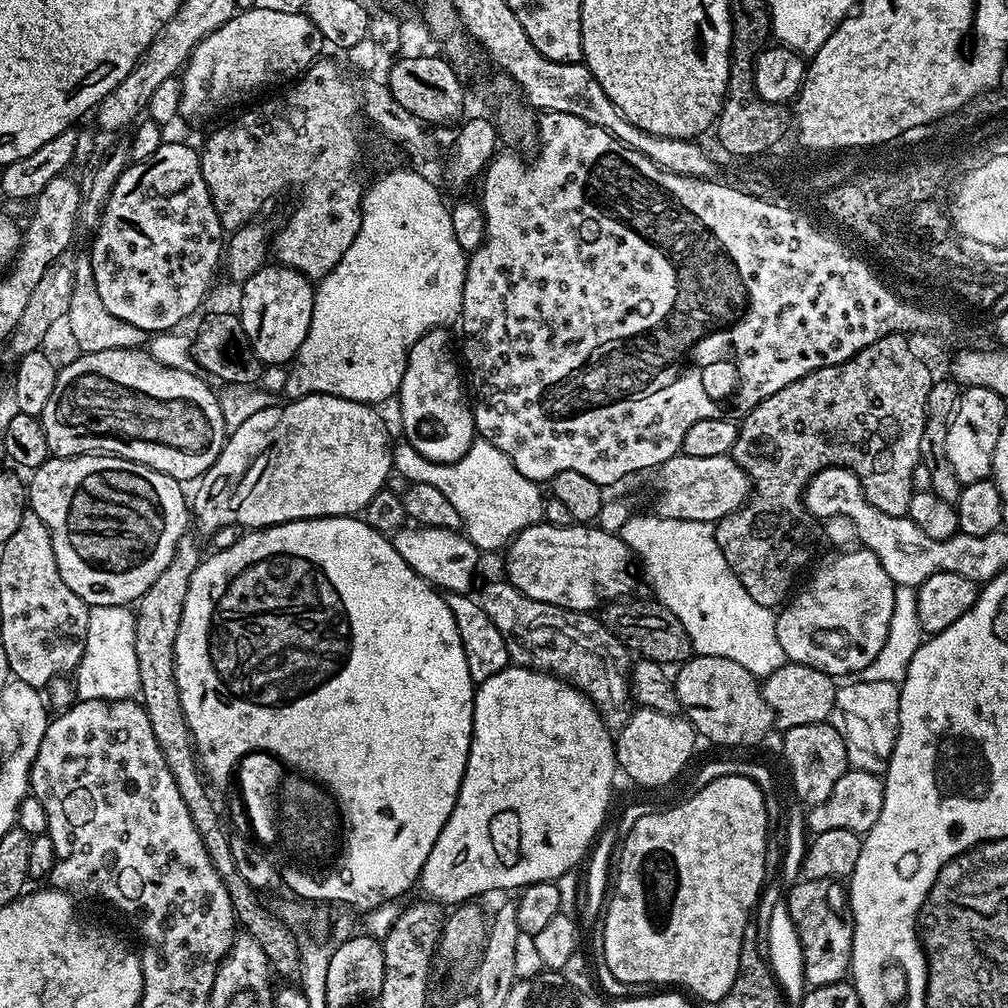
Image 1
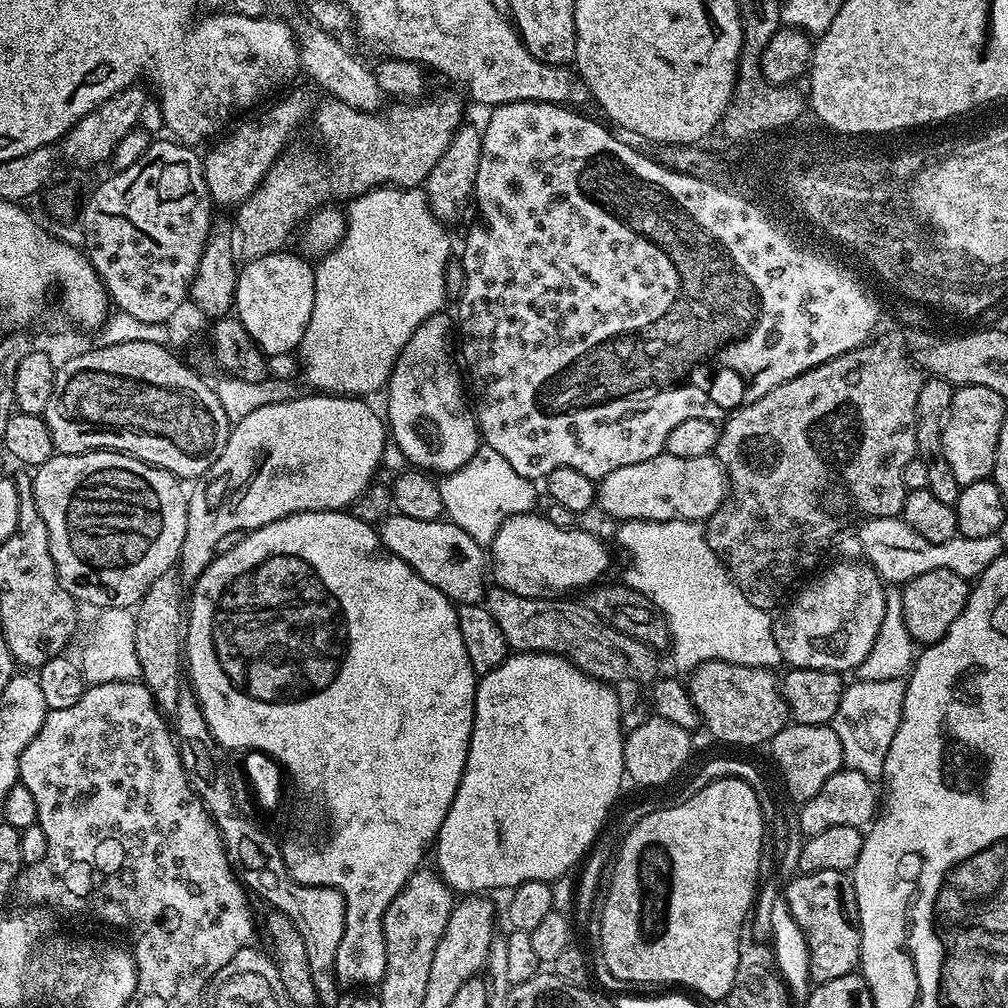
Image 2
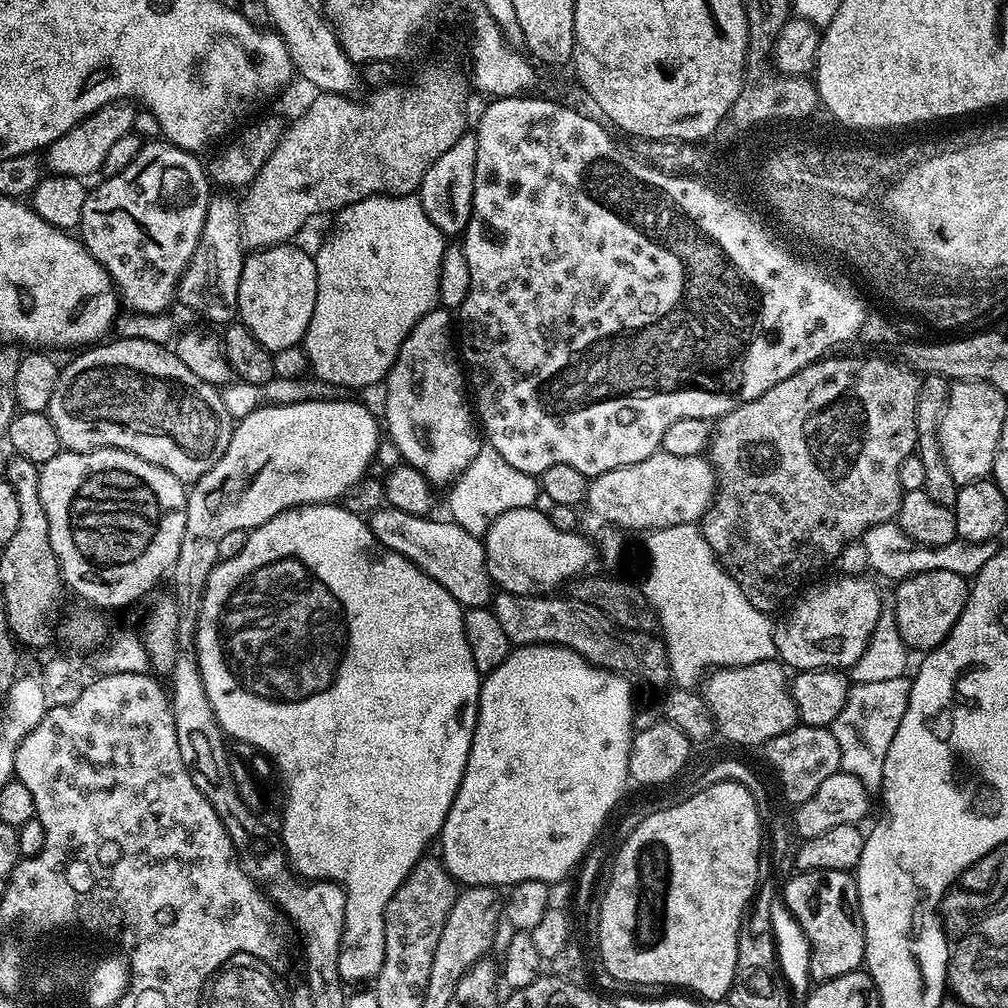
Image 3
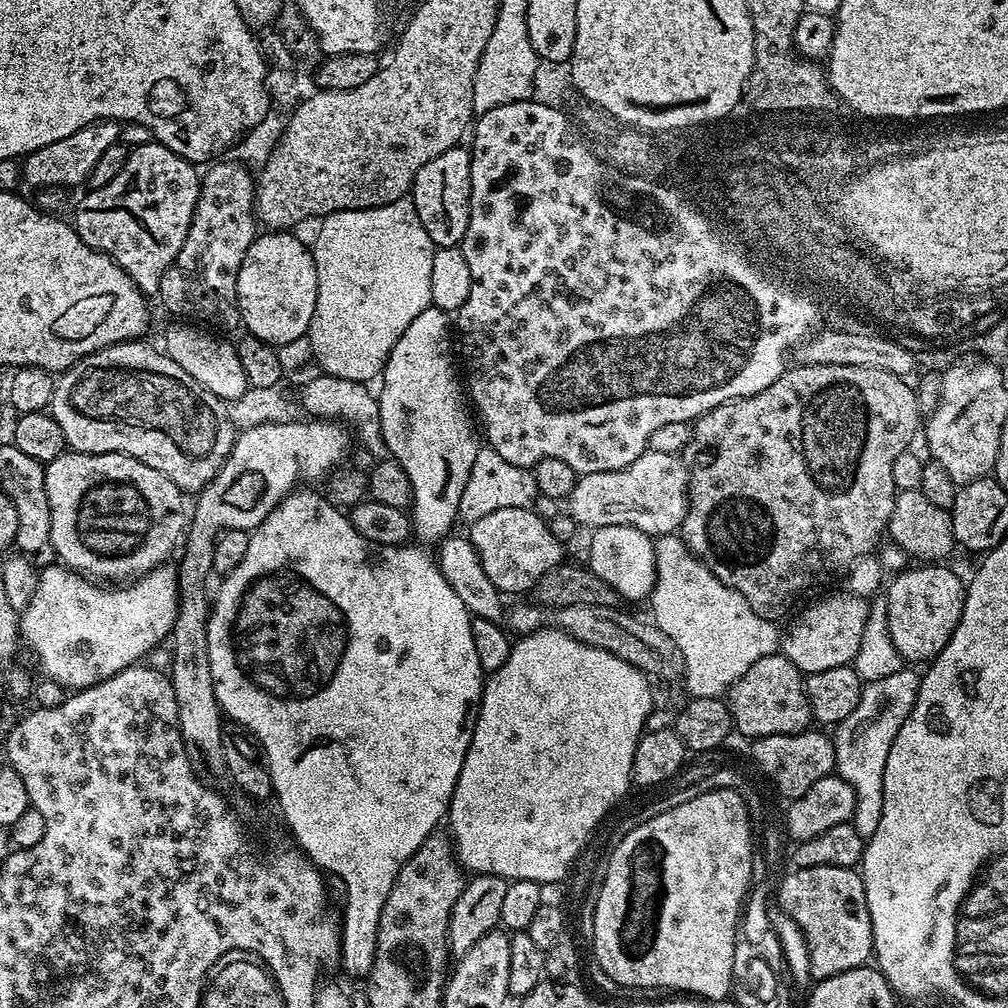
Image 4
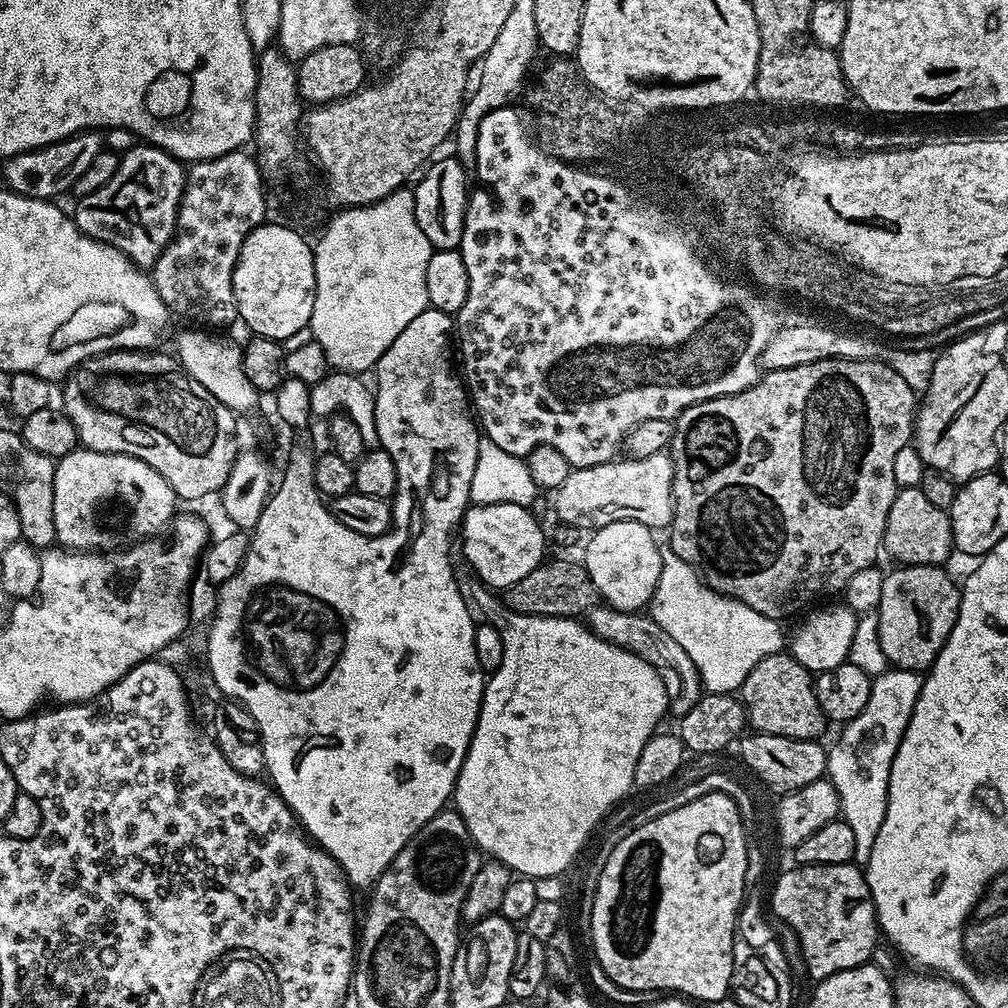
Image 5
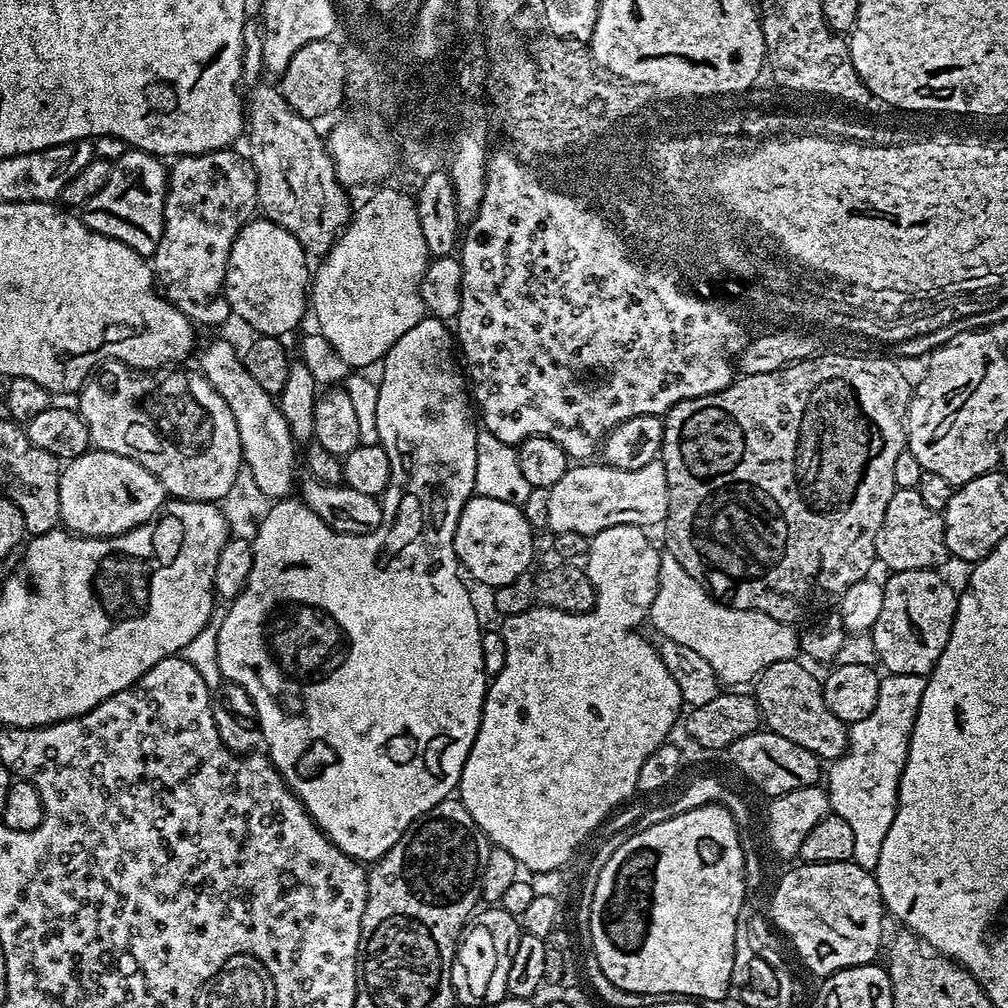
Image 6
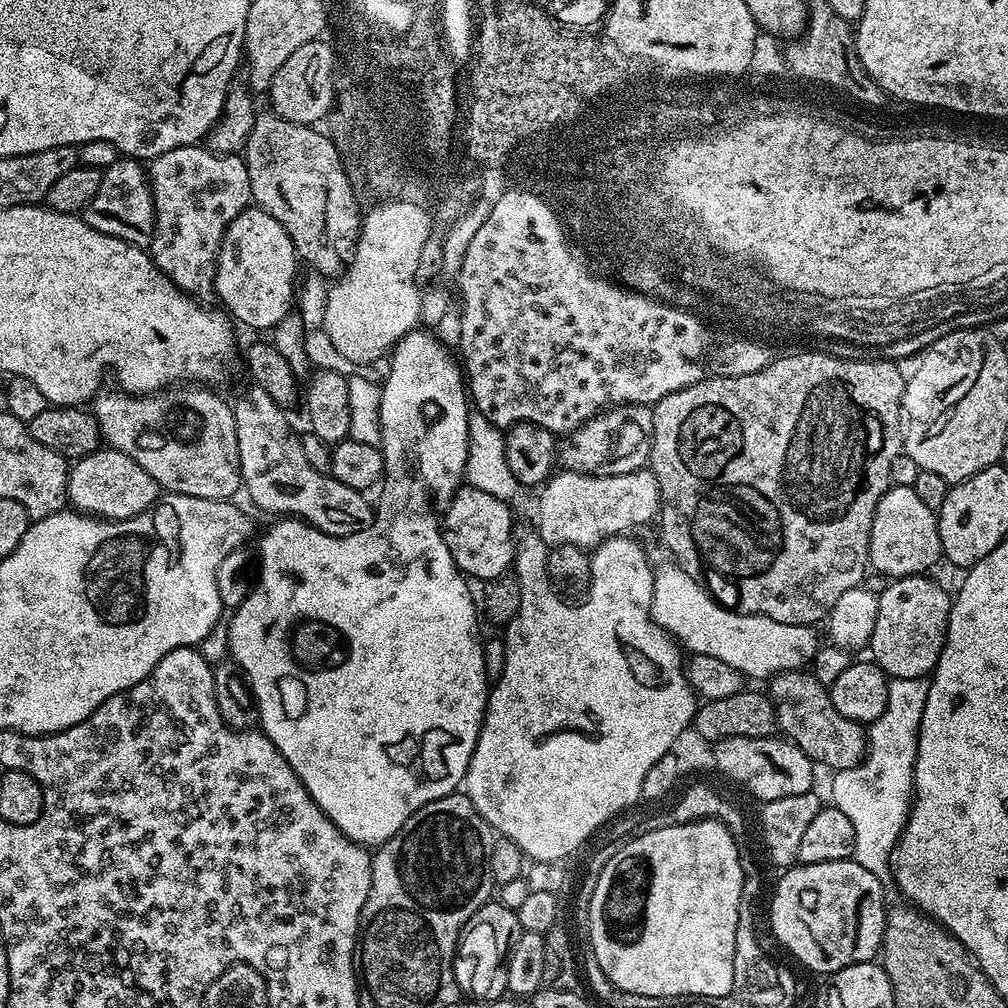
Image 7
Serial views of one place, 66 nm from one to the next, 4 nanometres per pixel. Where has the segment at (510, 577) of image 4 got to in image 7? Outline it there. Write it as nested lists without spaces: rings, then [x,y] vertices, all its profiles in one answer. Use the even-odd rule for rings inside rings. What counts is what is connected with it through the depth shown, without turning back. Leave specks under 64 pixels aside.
[[[461,487],[456,497],[446,506],[442,516],[444,541],[454,558],[456,567],[473,581],[497,580],[513,567],[516,554],[512,512],[507,503],[482,490]]]

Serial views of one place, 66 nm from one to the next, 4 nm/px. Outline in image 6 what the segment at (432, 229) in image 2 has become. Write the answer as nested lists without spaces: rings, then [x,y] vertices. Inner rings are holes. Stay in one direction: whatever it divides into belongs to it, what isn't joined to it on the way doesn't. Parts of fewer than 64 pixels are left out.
[[[418,242],[418,244],[368,244],[368,248],[364,248],[364,244],[360,244],[360,252],[352,252],[352,260],[356,260],[356,268],[340,268],[340,264],[332,264],[332,268],[328,268],[328,263],[321,259],[319,261],[317,272],[310,280],[310,310],[316,314],[316,324],[318,332],[325,336],[326,341],[338,352],[338,356],[343,362],[348,364],[352,370],[368,370],[372,363],[383,361],[384,355],[390,350],[390,346],[394,346],[394,342],[398,342],[398,338],[402,338],[402,334],[406,334],[406,330],[410,330],[410,326],[417,324],[419,320],[423,320],[426,315],[426,309],[422,298],[420,297],[420,279],[424,273],[425,267],[429,262],[428,247],[426,242]]]

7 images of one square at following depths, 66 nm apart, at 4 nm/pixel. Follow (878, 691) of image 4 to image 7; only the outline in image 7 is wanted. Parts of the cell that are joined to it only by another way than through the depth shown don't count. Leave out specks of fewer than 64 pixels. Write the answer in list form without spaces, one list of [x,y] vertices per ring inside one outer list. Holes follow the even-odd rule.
[[[925,677],[889,679],[886,710],[882,710],[882,718],[867,725],[868,751],[864,753],[864,760],[858,766],[850,766],[841,772],[832,772],[832,800],[831,803],[846,818],[850,818],[850,826],[854,826],[854,854],[852,859],[858,862],[870,874],[874,874],[881,882],[890,876],[892,850],[896,847],[904,824],[908,821],[908,814],[912,810],[914,789],[912,779],[916,773],[916,755],[918,754],[918,738],[920,737],[920,723],[922,710],[926,710],[929,681]]]

